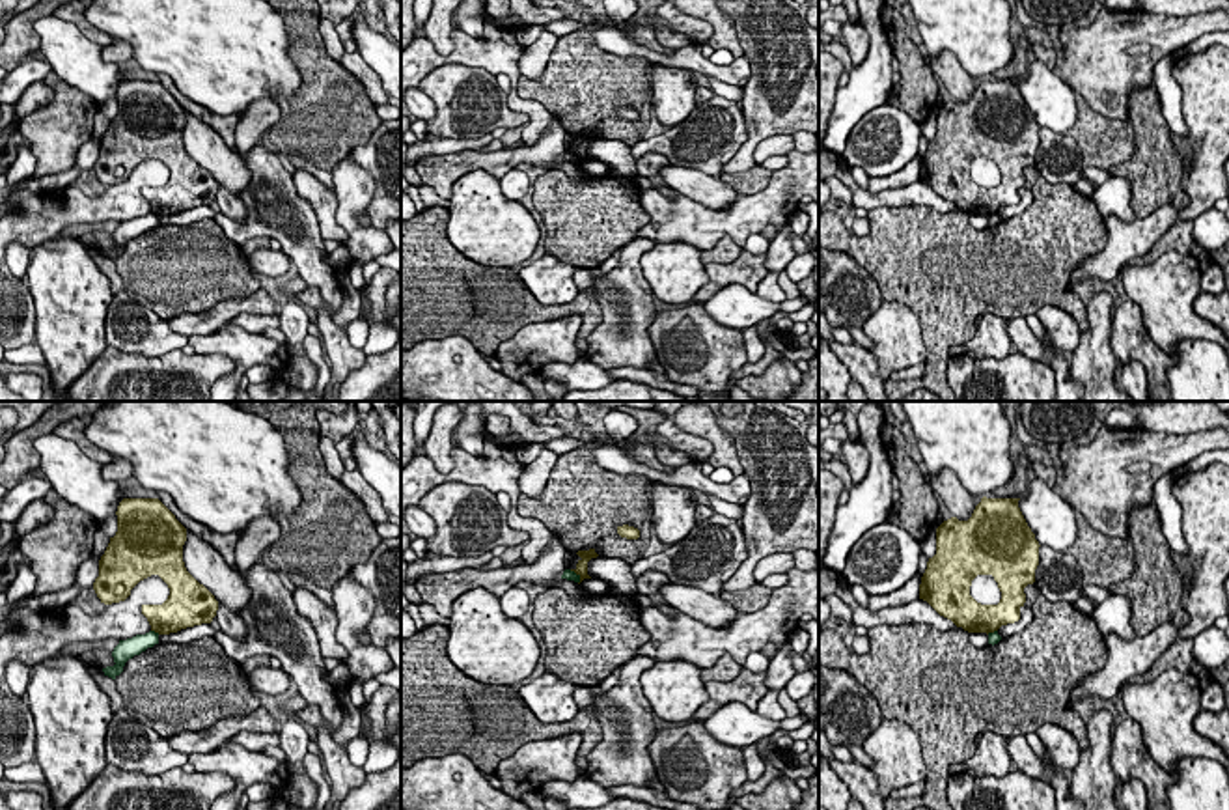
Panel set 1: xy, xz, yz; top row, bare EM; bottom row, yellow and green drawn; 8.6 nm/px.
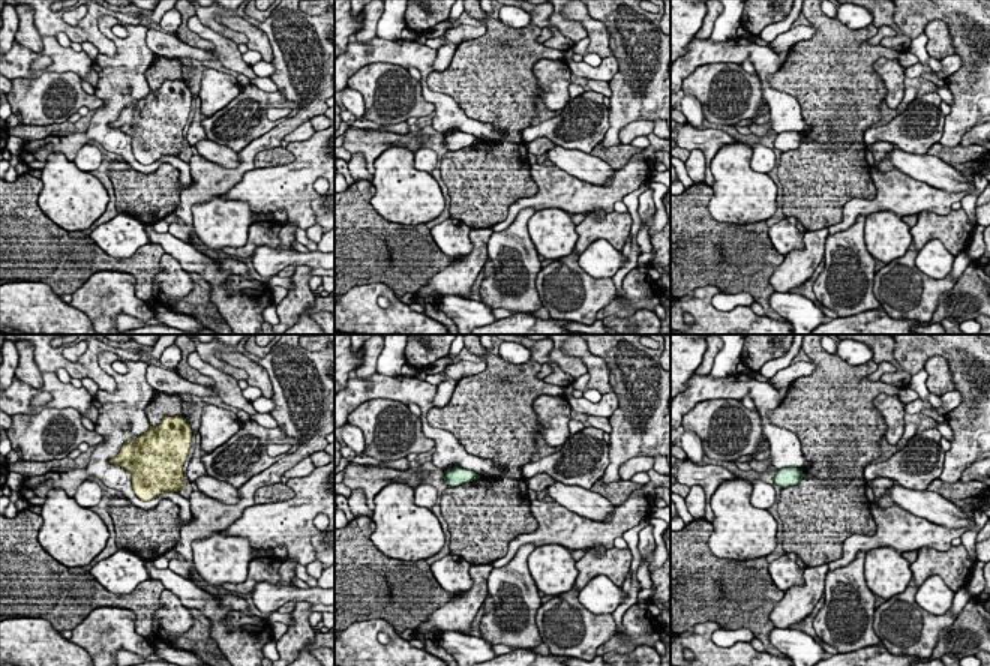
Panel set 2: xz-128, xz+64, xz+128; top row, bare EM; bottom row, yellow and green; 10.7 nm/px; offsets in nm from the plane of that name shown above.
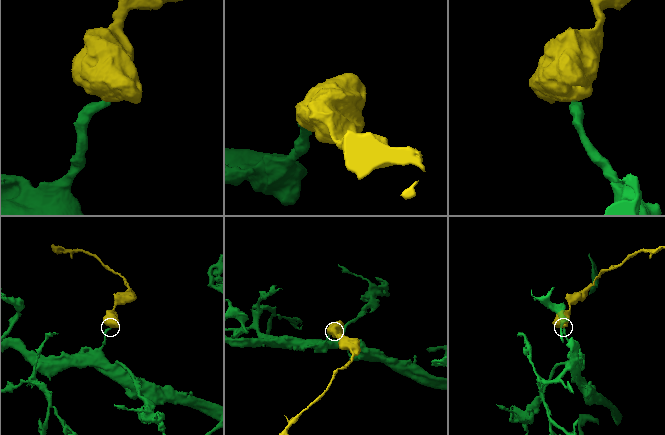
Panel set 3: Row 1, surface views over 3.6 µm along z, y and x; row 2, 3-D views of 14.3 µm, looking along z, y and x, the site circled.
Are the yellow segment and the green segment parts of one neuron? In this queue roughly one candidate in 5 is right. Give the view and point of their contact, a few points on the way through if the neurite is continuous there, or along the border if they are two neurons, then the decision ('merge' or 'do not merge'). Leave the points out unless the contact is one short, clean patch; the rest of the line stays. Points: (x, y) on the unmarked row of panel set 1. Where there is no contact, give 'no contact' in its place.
xy (155, 213) | along xy (151, 211), (159, 215) | do not merge

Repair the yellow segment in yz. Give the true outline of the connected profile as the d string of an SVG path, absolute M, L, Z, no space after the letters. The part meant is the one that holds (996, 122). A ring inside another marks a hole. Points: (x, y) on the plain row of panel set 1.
M983 78L968 103L951 99L936 110L936 136L927 144L919 166L919 181L968 215L988 216L1001 207L1018 203L1020 190L1026 185L1024 170L1035 164L1041 127L1028 108L1018 82ZM977 157L994 159L1001 174L998 187L981 187L970 177L972 162Z

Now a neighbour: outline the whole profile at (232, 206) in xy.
M218 185L214 200L220 207L220 213L224 213L235 222L246 222L248 209L239 196L233 196L231 192L228 192L224 187Z

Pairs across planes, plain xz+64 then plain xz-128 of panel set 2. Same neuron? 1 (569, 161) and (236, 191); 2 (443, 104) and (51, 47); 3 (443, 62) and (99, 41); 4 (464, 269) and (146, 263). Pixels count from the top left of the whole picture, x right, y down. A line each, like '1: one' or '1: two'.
1: two
2: one
3: two
4: two

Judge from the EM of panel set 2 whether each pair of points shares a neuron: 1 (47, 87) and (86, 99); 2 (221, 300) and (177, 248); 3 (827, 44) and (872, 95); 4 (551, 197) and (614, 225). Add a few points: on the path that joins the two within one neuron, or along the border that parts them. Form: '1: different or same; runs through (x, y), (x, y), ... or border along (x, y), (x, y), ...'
1: same; runs through (56, 96), (77, 98)
2: same; runs through (218, 285), (218, 281), (200, 263), (192, 260)
3: same; runs through (836, 56), (860, 83)
4: different; border along (612, 210), (606, 215)

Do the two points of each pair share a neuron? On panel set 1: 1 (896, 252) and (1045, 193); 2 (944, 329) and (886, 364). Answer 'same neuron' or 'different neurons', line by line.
1: same neuron
2: different neurons

